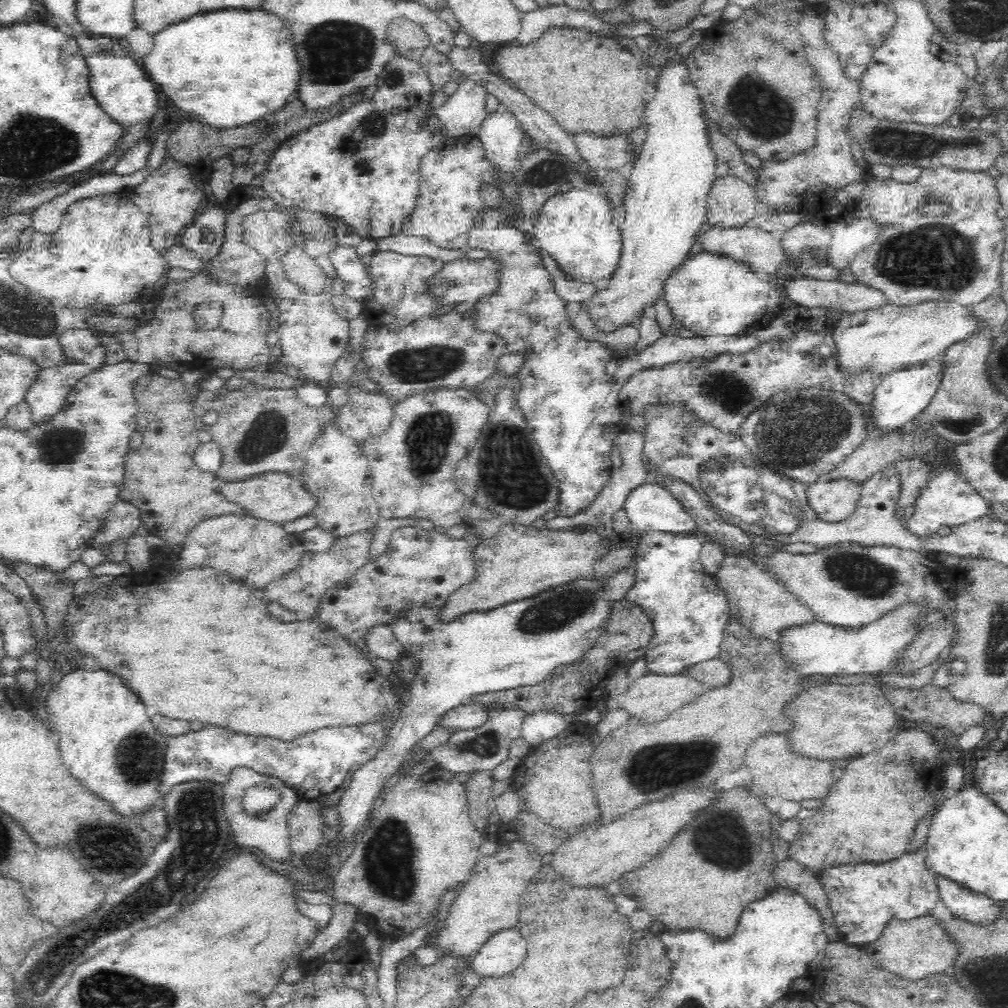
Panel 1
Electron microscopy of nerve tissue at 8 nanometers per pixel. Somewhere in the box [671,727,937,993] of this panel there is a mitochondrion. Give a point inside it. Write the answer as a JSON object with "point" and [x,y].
{"point":[721,844]}

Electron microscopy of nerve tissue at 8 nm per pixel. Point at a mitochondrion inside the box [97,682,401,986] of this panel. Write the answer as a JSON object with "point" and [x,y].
{"point":[139,757]}

